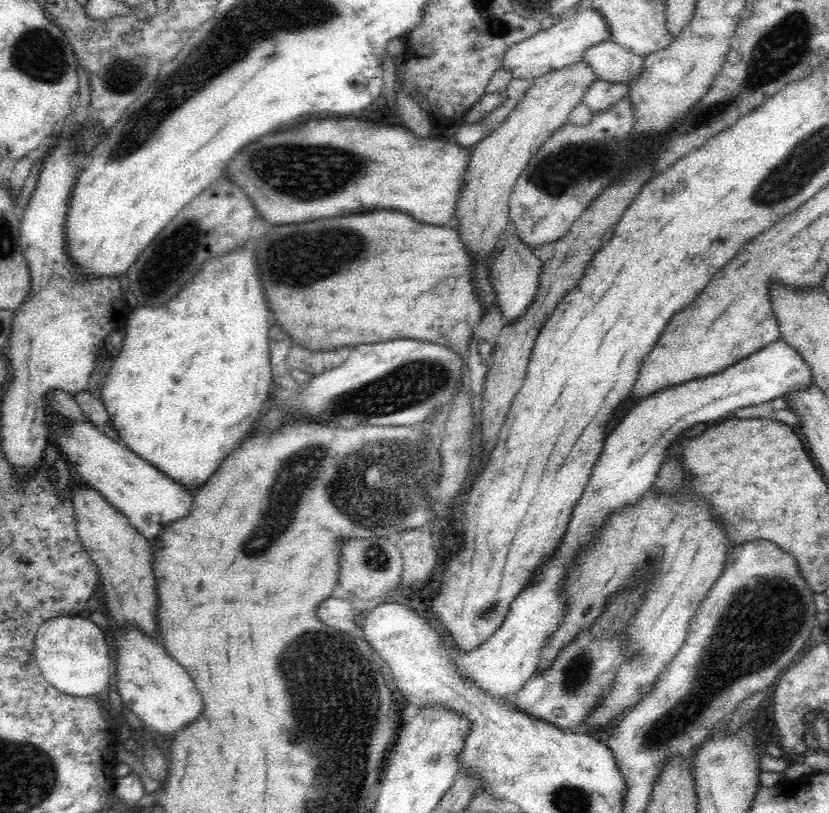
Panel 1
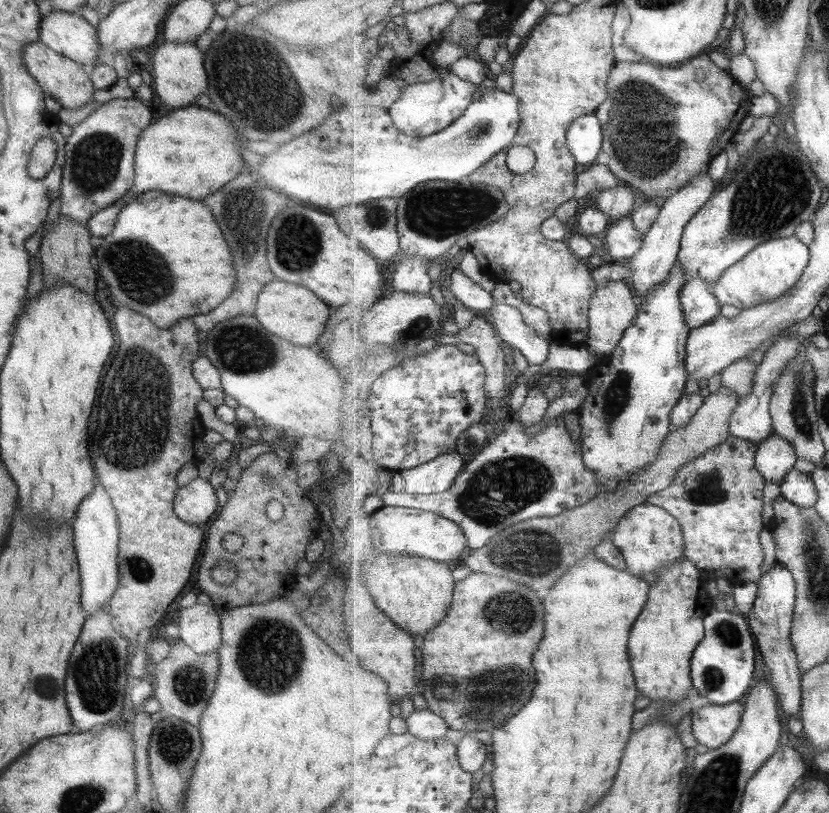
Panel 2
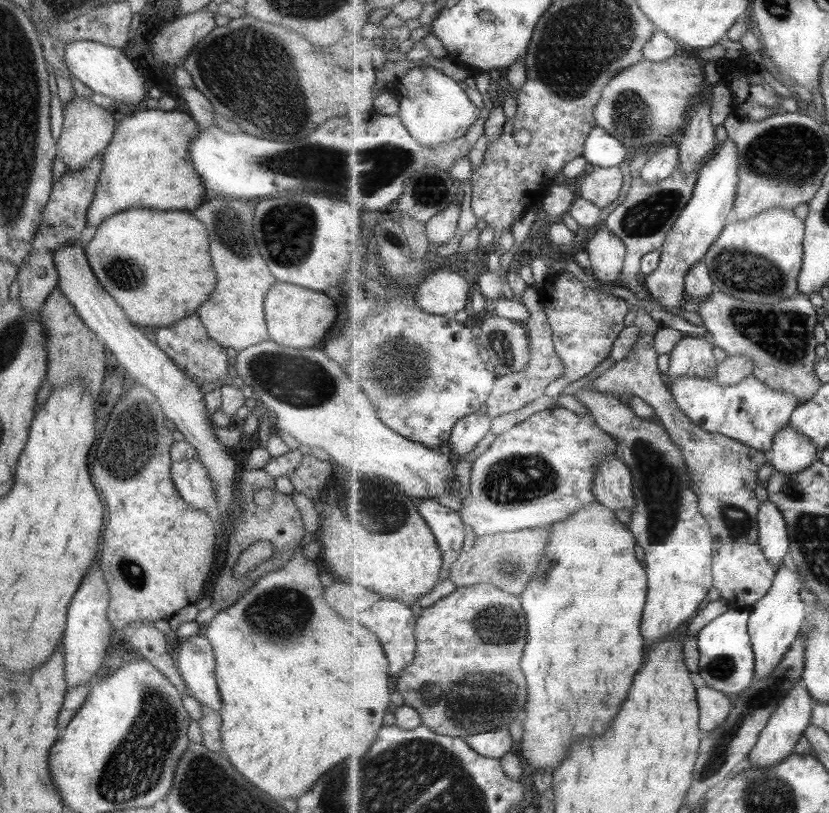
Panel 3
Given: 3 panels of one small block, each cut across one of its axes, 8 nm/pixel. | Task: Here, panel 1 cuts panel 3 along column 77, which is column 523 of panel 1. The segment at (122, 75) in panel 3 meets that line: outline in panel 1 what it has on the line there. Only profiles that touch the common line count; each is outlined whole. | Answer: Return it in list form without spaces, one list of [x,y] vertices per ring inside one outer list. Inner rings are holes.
[[[591,8],[574,11],[550,29],[542,29],[538,34],[508,46],[501,56],[498,69],[507,70],[512,78],[534,80],[580,62],[583,52],[593,44],[609,38],[604,19]]]

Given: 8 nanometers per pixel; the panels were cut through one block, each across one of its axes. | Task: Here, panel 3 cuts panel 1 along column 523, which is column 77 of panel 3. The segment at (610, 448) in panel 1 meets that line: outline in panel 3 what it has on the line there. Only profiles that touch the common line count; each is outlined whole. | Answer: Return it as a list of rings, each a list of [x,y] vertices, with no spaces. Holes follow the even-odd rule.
[[[93,562],[91,568],[85,572],[85,576],[79,582],[79,588],[71,596],[66,610],[66,624],[63,630],[63,676],[67,688],[79,686],[87,680],[94,680],[101,668],[101,658],[105,654],[105,648],[109,642],[111,632],[110,622],[107,620],[107,606],[109,601],[109,588],[103,578],[103,570],[99,562]]]

